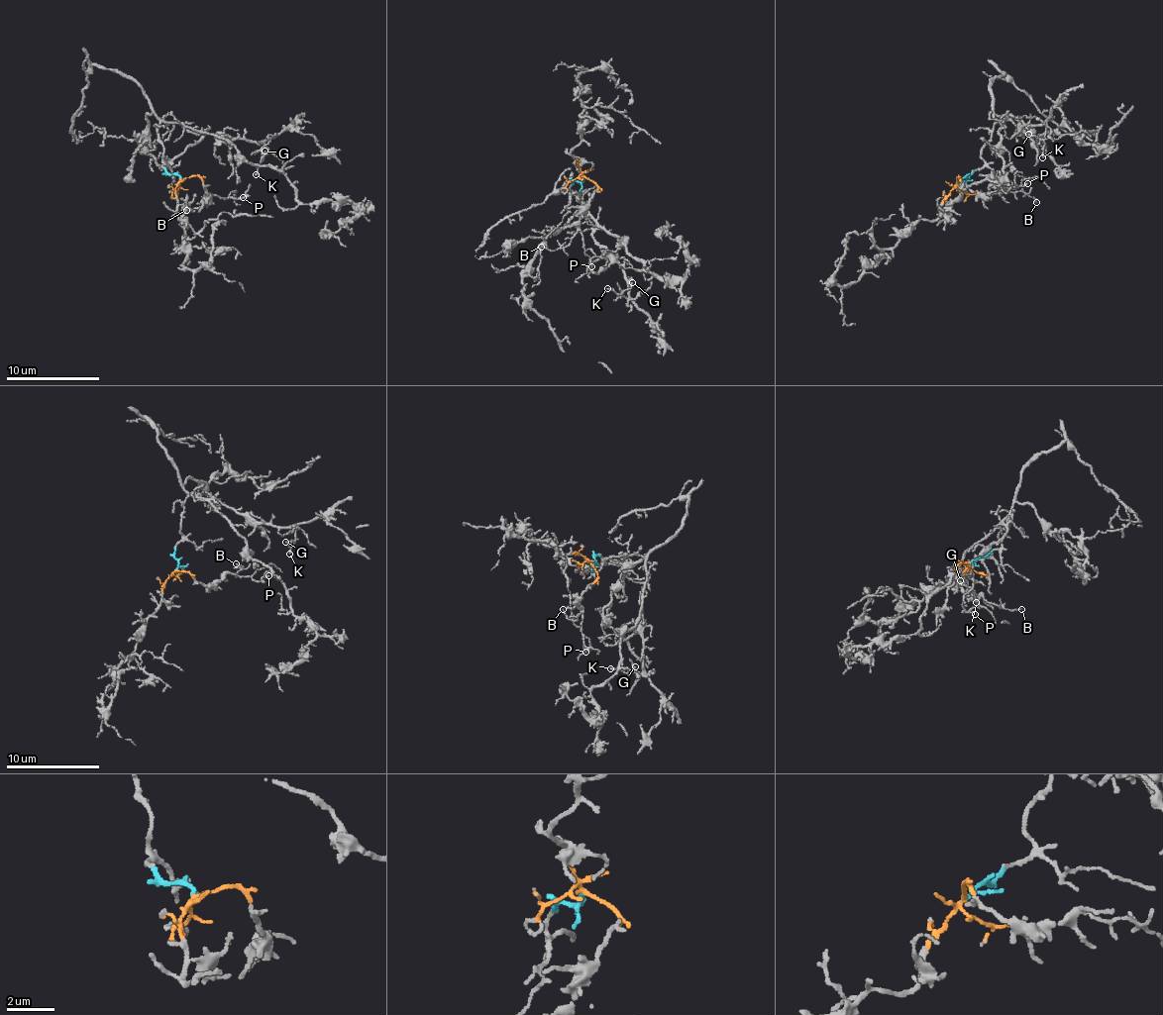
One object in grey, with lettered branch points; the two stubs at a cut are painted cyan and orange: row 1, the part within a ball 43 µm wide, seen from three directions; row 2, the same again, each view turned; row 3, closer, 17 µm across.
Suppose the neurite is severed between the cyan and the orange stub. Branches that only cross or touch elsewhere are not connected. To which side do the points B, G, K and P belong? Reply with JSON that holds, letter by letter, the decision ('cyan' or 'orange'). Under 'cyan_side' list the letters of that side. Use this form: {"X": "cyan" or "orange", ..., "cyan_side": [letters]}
{"B": "orange", "G": "cyan", "K": "cyan", "P": "orange", "cyan_side": ["G", "K"]}

